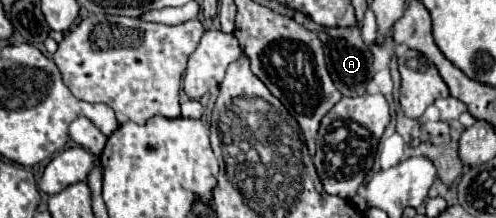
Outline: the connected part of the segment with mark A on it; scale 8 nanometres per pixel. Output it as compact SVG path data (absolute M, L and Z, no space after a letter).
M307 18L303 22L303 26L307 30L311 30L311 32L315 32L317 38L327 48L325 60L327 60L327 68L329 68L331 80L333 80L333 84L337 84L337 90L341 90L345 96L363 94L365 86L373 78L375 70L373 70L373 54L371 54L369 46L363 42L359 26L353 26L353 28L323 28L323 26L313 24L311 18Z

